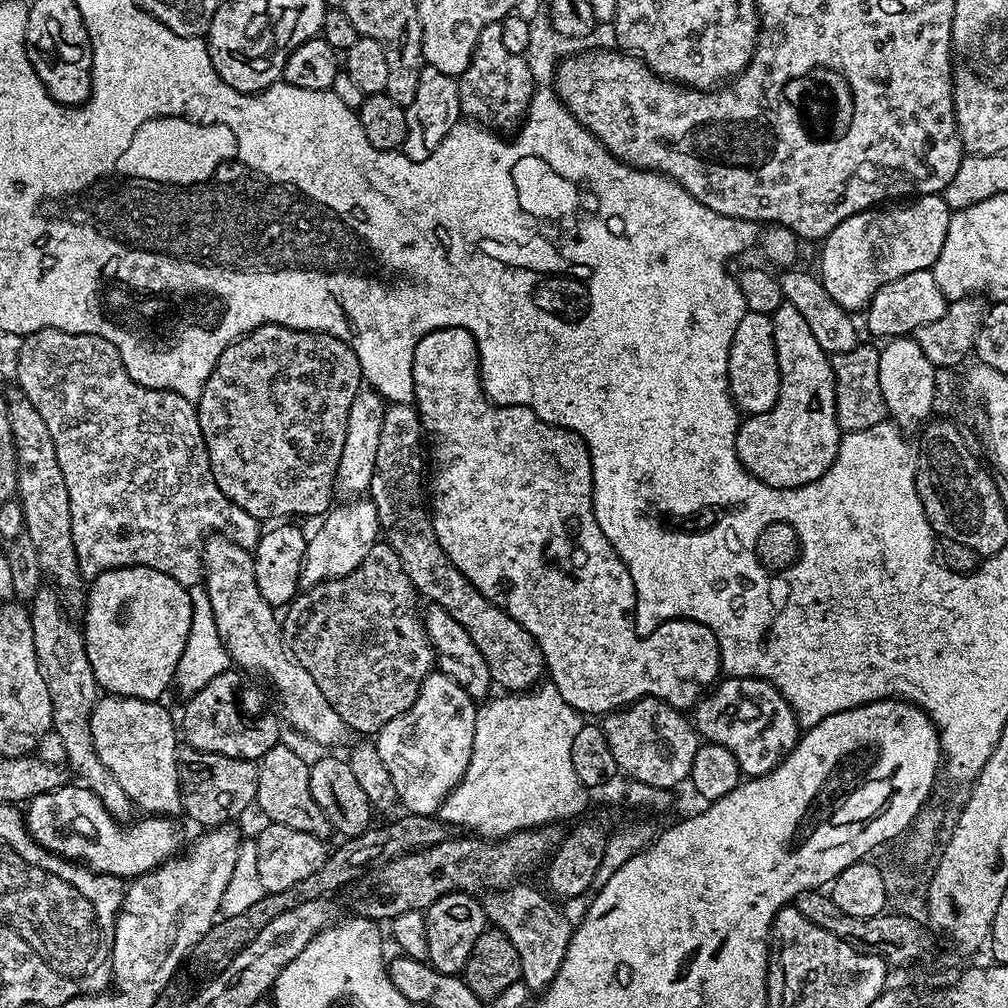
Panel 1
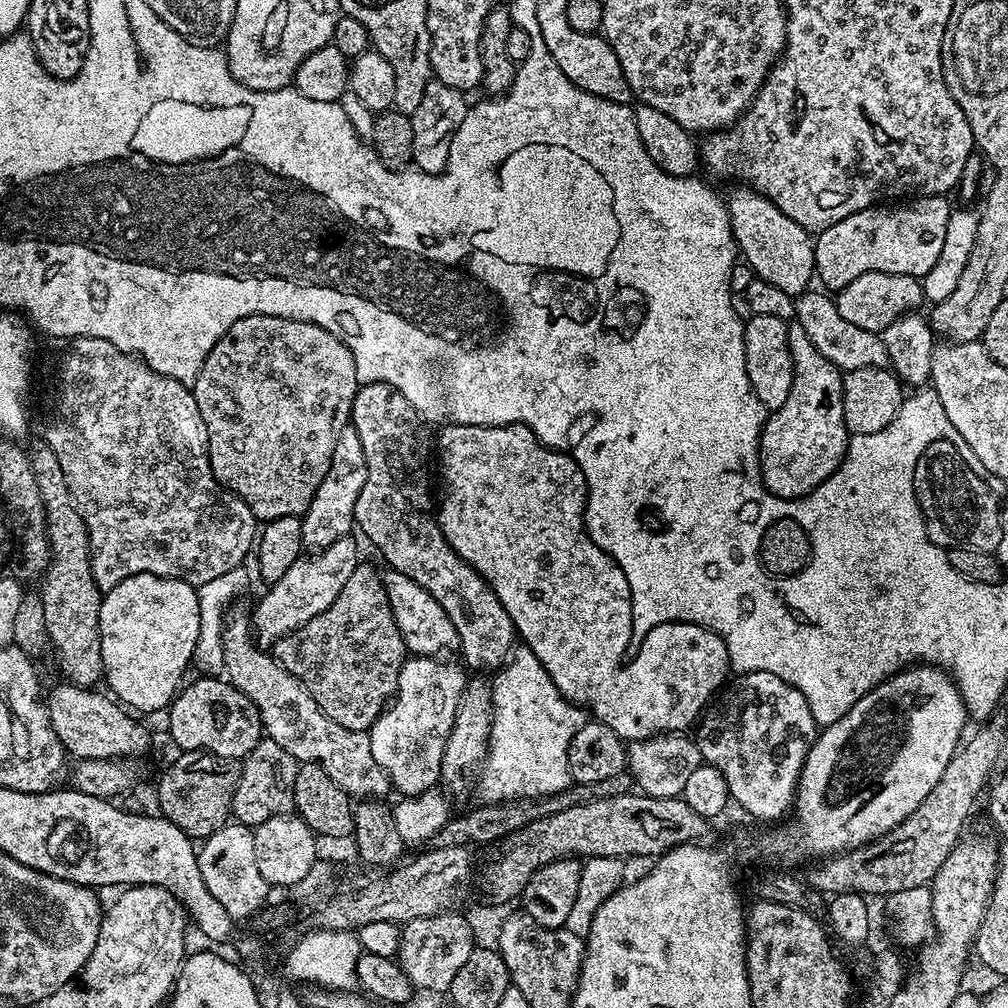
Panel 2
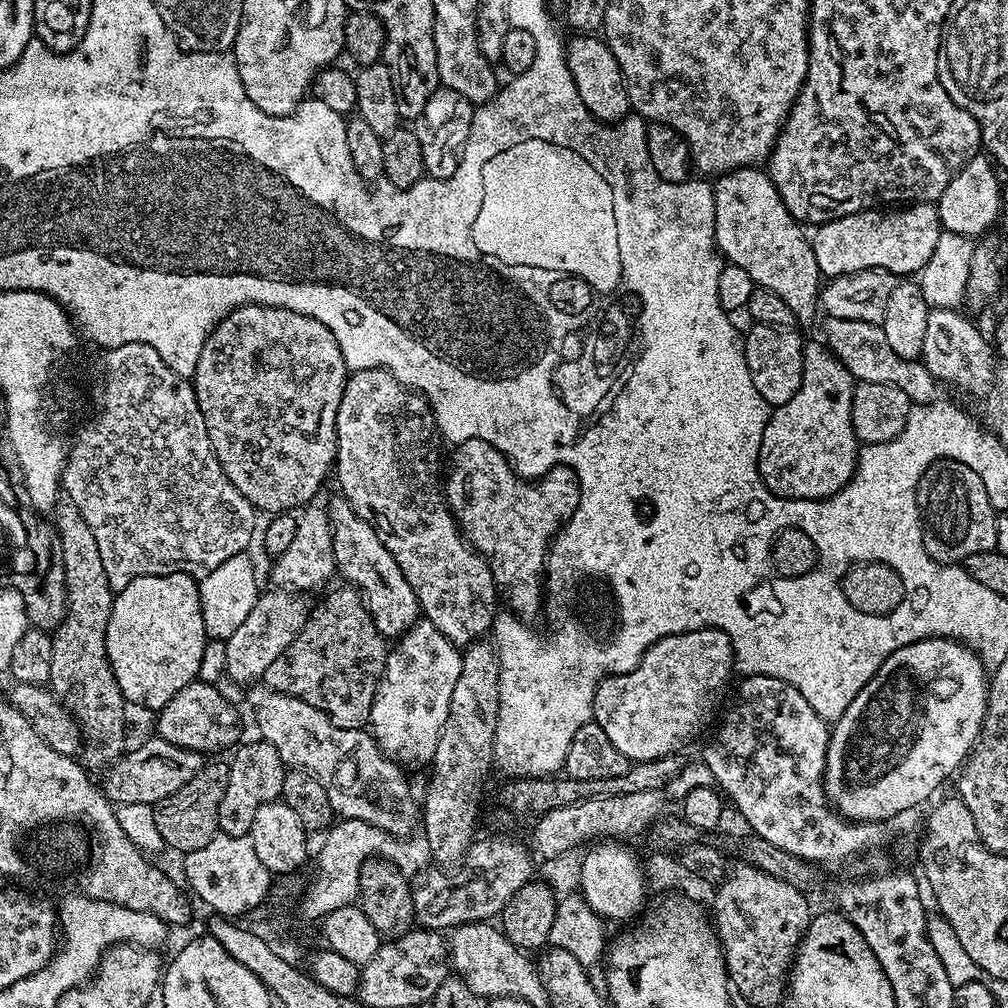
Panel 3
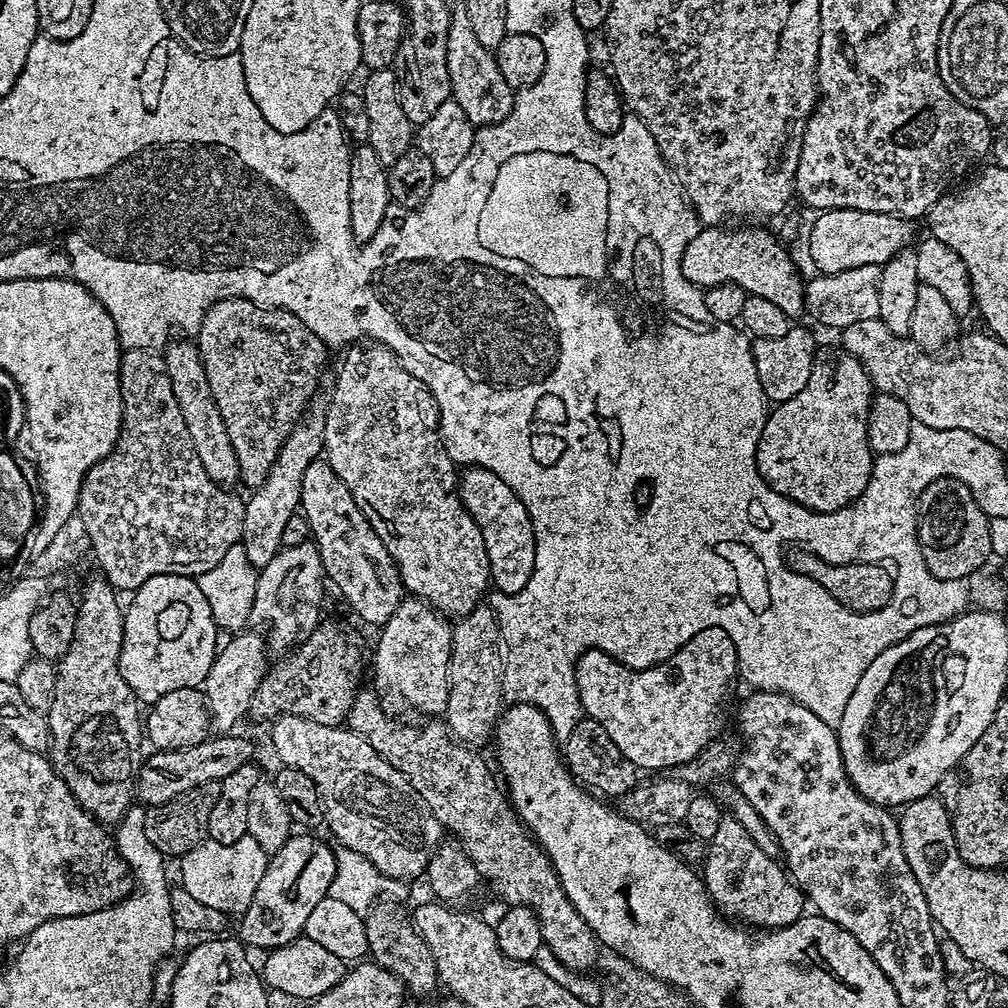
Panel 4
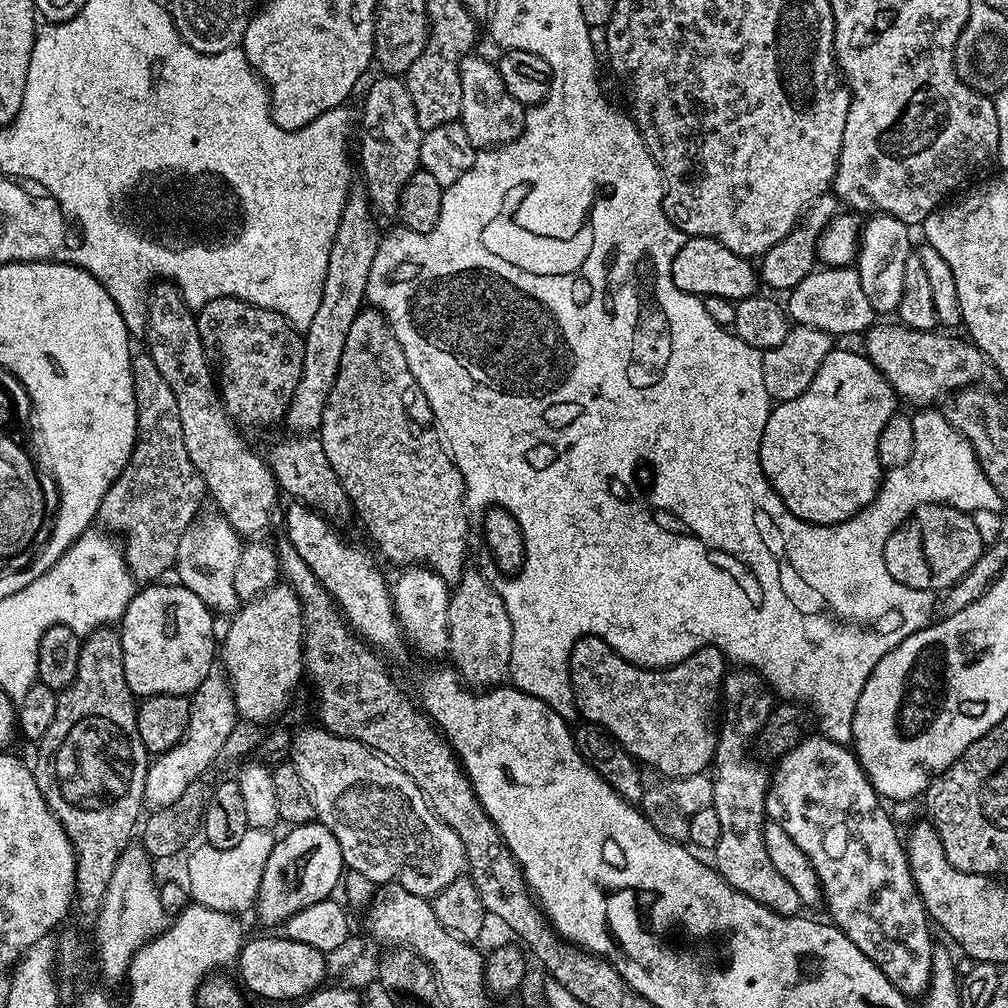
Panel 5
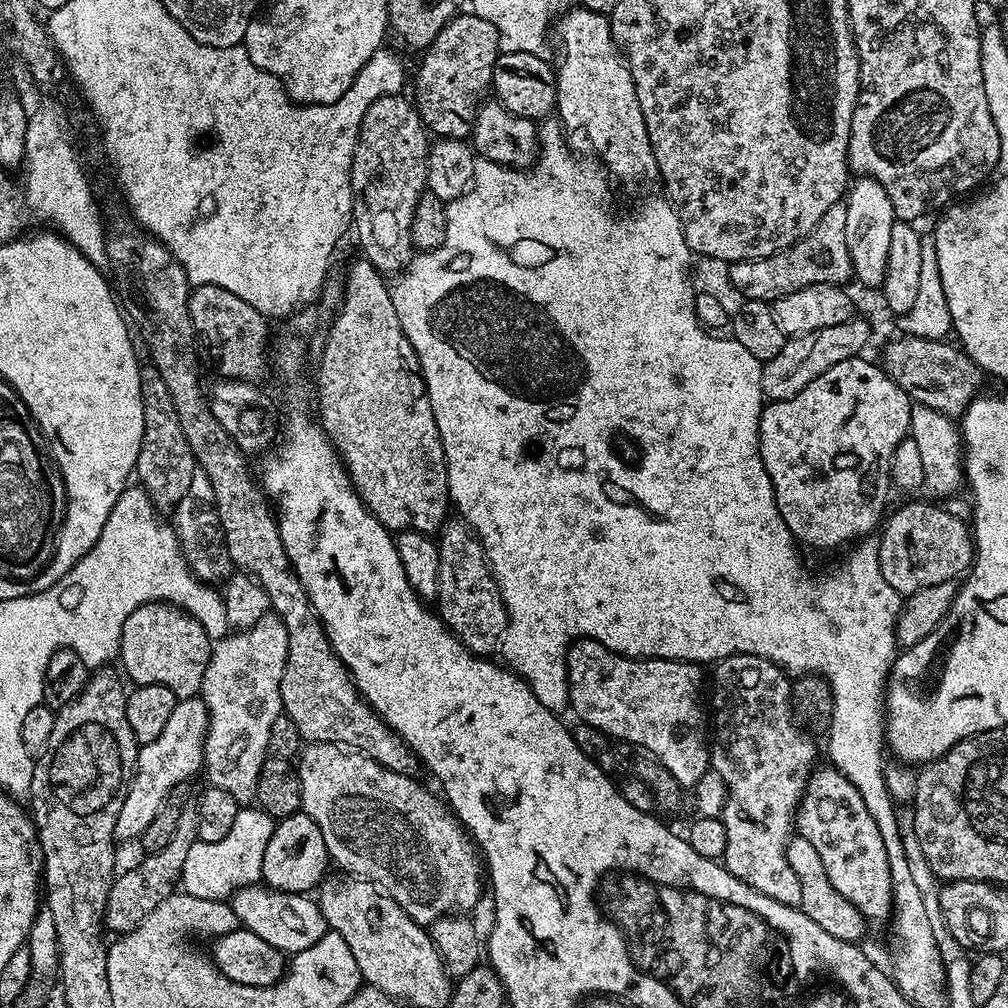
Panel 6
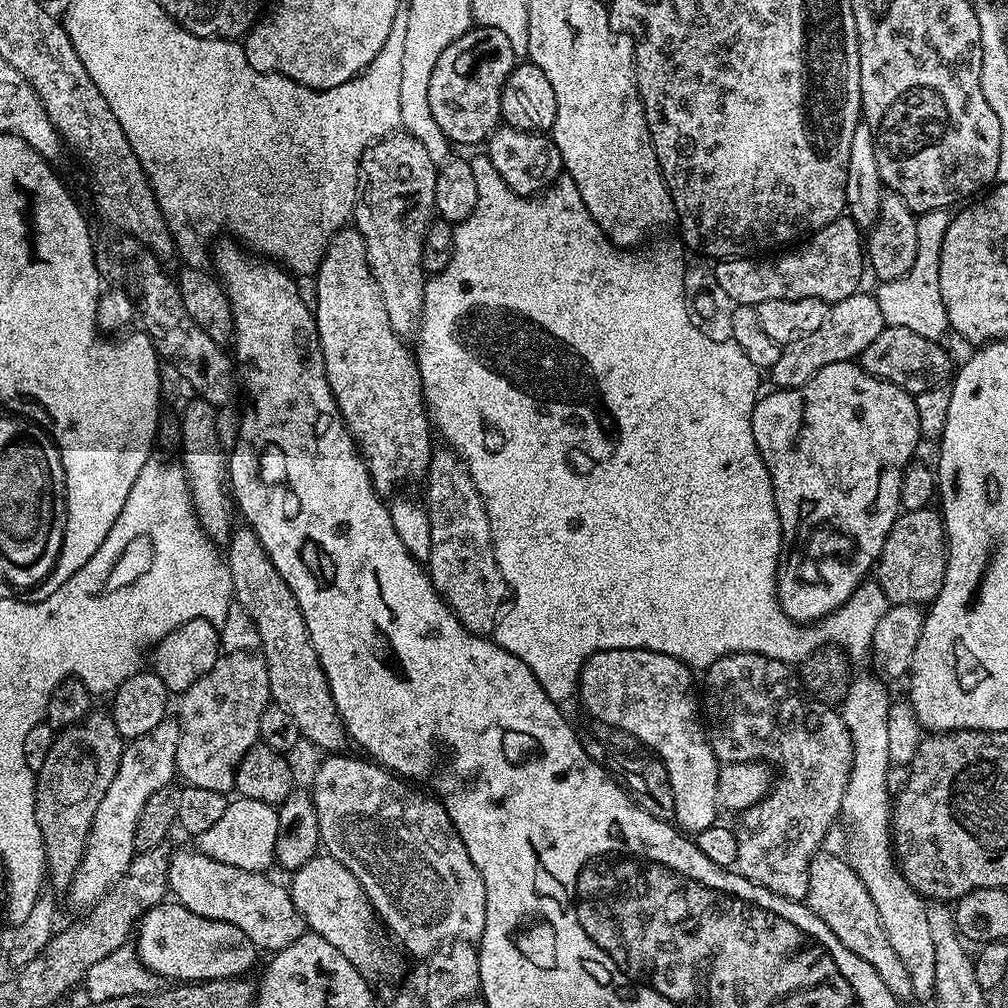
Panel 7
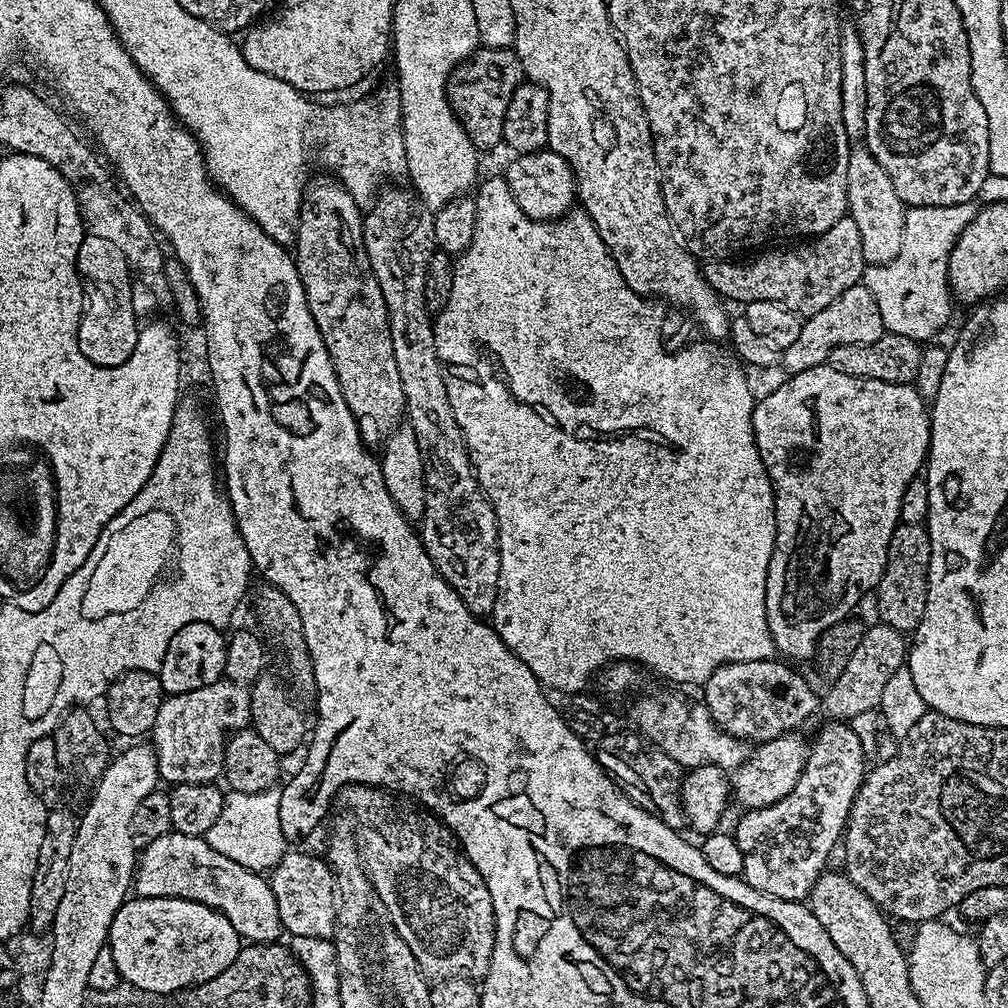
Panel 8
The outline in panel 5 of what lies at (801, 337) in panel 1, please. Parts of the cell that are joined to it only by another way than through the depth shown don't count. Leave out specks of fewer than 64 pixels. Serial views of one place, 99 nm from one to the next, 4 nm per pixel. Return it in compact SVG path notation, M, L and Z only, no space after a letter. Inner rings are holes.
M837 347L830 354L826 354L822 366L818 366L810 386L806 386L806 390L802 394L798 394L798 398L779 401L768 413L766 430L760 439L760 465L764 476L770 482L772 489L780 495L782 502L790 510L790 514L794 514L811 524L837 524L843 520L849 520L851 516L862 511L876 497L876 492L880 488L882 469L878 458L878 438L882 434L882 426L886 426L886 422L890 422L890 418L897 415L898 397L890 386L890 382L886 382L884 375L868 361L867 356L859 351L856 352L847 352L846 349Z

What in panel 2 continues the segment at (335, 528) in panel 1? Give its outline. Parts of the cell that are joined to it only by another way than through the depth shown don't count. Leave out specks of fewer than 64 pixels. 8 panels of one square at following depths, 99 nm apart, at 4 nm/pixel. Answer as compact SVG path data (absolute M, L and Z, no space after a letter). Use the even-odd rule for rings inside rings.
M345 538L334 542L330 546L319 549L307 560L296 560L286 570L286 574L274 585L267 589L268 593L256 604L256 613L250 616L250 623L254 629L254 636L261 645L272 646L282 636L289 636L294 630L301 628L310 618L322 614L342 594L342 586L350 582L350 574L354 574L362 556L356 549L352 538Z

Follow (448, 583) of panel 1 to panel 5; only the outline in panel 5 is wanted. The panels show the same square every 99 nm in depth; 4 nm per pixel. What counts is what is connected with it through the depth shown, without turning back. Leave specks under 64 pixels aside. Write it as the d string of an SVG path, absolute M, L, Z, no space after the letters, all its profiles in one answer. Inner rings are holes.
M361 310L350 325L337 376L334 378L333 388L329 392L326 408L322 414L318 439L322 442L322 450L326 450L326 458L330 458L330 466L334 466L334 474L338 474L338 478L346 490L355 515L357 517L360 515L360 520L368 527L373 542L380 547L381 553L379 552L379 555L381 557L384 555L386 559L393 560L396 566L426 564L434 569L442 579L449 582L459 581L461 574L466 570L464 559L468 556L468 519L470 519L470 513L464 502L464 479L458 470L458 466L449 456L447 447L440 438L439 431L434 427L430 402L418 386L418 382L406 362L406 354L402 354L402 346L394 338L392 331L389 330L381 312Z

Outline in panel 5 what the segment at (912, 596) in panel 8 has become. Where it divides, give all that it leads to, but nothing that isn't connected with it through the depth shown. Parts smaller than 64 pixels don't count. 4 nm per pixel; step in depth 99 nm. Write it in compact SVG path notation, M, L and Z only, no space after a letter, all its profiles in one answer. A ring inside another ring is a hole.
M923 504L914 509L907 521L900 525L884 547L886 570L898 582L911 588L932 592L946 590L978 562L984 552L986 541L967 512L949 504Z

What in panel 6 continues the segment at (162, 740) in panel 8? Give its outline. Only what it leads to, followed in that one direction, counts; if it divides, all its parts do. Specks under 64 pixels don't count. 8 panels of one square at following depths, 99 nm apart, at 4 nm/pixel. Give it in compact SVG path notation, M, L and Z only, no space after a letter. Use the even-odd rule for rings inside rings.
M269 614L254 622L254 626L233 631L221 640L215 641L206 666L206 674L202 678L198 695L208 707L208 733L204 739L202 772L203 775L208 775L207 783L211 787L226 790L226 794L234 794L234 798L242 806L251 805L255 801L258 774L270 756L270 730L274 722L281 719L284 711L282 674L286 670L287 653L286 626L280 621L279 616Z

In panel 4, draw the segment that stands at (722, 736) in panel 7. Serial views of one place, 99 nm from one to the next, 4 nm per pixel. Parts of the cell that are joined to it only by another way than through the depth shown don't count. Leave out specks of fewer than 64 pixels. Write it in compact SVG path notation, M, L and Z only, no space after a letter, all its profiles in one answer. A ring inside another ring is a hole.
M725 814L718 822L718 834L707 841L706 848L708 857L704 860L702 879L721 916L756 930L775 930L790 926L805 915L806 897L795 880L777 857L758 850L754 838L731 814Z

